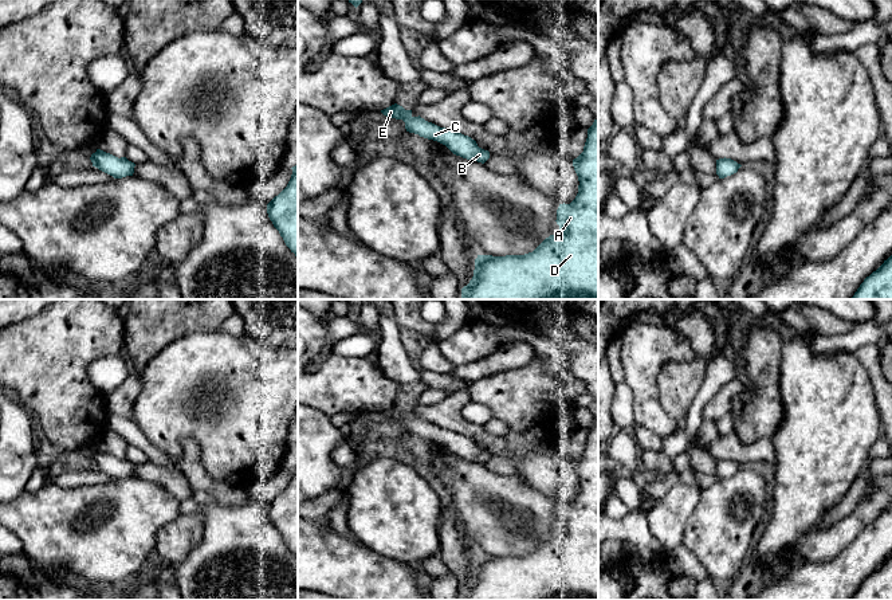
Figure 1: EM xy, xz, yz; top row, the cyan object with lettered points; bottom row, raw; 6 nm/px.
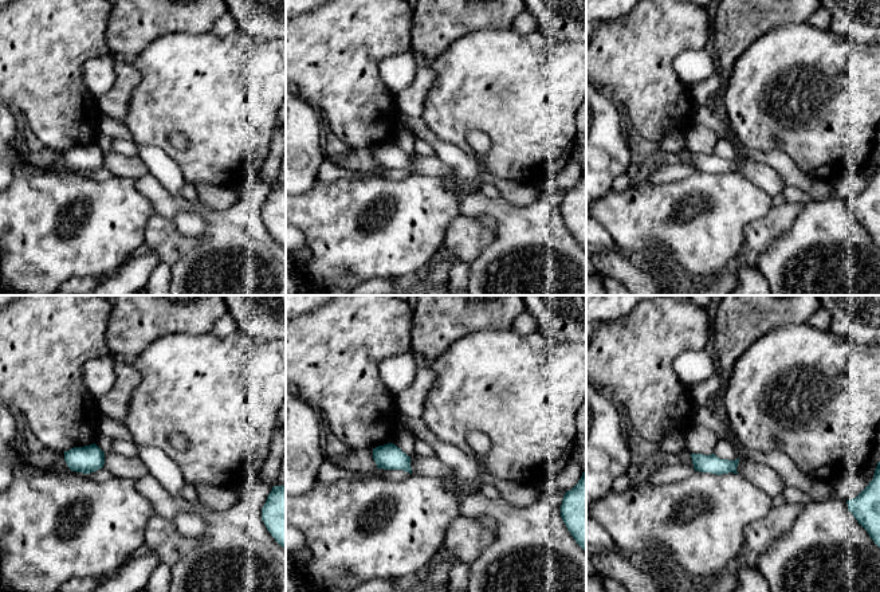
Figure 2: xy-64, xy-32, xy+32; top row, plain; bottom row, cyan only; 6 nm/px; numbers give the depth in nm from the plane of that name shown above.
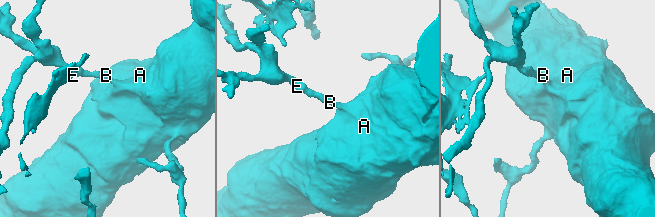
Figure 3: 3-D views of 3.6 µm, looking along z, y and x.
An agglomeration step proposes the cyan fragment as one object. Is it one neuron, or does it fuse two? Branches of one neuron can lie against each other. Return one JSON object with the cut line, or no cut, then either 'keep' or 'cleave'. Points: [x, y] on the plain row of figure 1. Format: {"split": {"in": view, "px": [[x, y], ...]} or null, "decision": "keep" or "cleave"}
{"split": null, "decision": "keep"}

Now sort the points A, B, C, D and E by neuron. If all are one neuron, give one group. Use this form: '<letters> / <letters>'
A B C D E

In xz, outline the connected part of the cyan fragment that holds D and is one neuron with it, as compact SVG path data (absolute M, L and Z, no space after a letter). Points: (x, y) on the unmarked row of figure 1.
M598 420L588 430L583 452L573 460L578 477L578 494L570 505L559 505L559 532L524 556L478 556L473 577L461 589L460 600L598 600Z

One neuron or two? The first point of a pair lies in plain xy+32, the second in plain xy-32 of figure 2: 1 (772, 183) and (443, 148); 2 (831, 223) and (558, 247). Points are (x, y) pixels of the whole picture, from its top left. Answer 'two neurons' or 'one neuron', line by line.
1: two neurons
2: one neuron

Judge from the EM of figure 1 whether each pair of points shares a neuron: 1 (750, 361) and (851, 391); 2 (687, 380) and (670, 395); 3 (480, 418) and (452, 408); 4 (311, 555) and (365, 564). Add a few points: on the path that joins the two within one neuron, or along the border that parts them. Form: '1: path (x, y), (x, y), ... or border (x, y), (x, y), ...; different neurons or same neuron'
1: border (782, 344), (781, 402); different neurons
2: path (683, 381), (674, 391); same neuron
3: border (471, 399), (463, 407), (460, 415), (482, 426); different neurons
4: path (325, 561), (330, 564), (352, 564); same neuron

